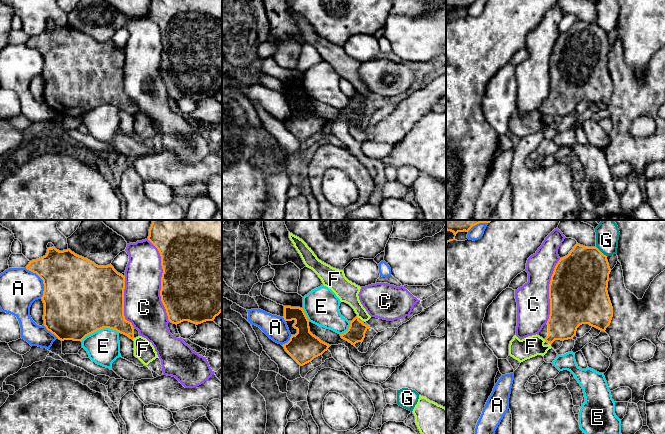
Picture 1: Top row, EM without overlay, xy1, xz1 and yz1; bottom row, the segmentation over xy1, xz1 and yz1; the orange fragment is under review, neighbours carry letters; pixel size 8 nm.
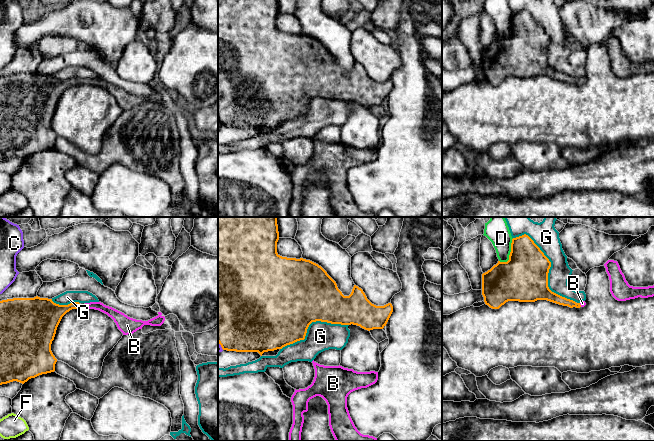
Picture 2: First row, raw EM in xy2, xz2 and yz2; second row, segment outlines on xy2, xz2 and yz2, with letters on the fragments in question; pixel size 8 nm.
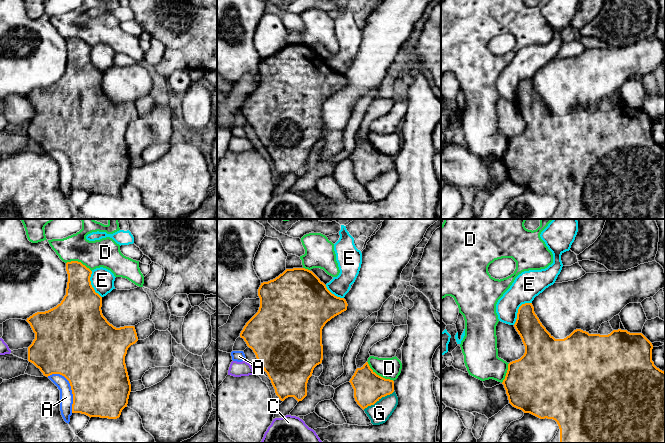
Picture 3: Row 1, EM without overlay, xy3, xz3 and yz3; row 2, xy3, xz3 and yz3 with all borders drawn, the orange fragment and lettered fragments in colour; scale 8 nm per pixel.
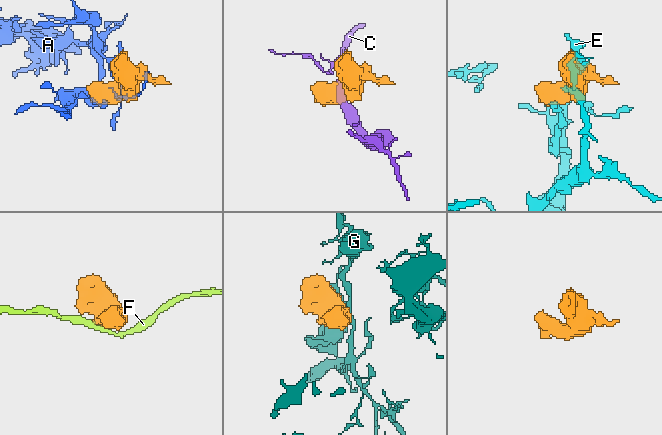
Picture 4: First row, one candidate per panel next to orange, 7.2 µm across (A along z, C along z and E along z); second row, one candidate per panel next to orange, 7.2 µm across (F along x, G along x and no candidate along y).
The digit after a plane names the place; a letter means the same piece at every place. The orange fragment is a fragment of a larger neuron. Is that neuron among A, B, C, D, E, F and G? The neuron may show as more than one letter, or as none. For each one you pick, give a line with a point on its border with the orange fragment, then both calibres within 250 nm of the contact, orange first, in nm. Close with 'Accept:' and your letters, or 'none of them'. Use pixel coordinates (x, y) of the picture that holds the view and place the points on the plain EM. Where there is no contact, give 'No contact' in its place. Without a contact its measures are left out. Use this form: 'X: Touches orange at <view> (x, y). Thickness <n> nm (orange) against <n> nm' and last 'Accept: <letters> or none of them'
B: Touches orange at yz2 (580, 81). Thickness 80 nm (orange) against 40 nm
Accept: B

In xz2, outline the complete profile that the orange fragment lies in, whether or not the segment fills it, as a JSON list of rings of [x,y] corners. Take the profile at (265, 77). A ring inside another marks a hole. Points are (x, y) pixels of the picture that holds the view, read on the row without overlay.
[[[218,0],[218,119],[223,126],[236,128],[258,128],[261,132],[264,128],[282,125],[297,117],[304,116],[307,105],[312,98],[321,97],[331,100],[357,101],[365,106],[383,105],[392,88],[393,82],[388,79],[384,82],[372,80],[361,64],[354,61],[349,72],[344,72],[338,65],[336,58],[318,40],[303,34],[287,34],[277,29],[279,8],[277,0]]]

